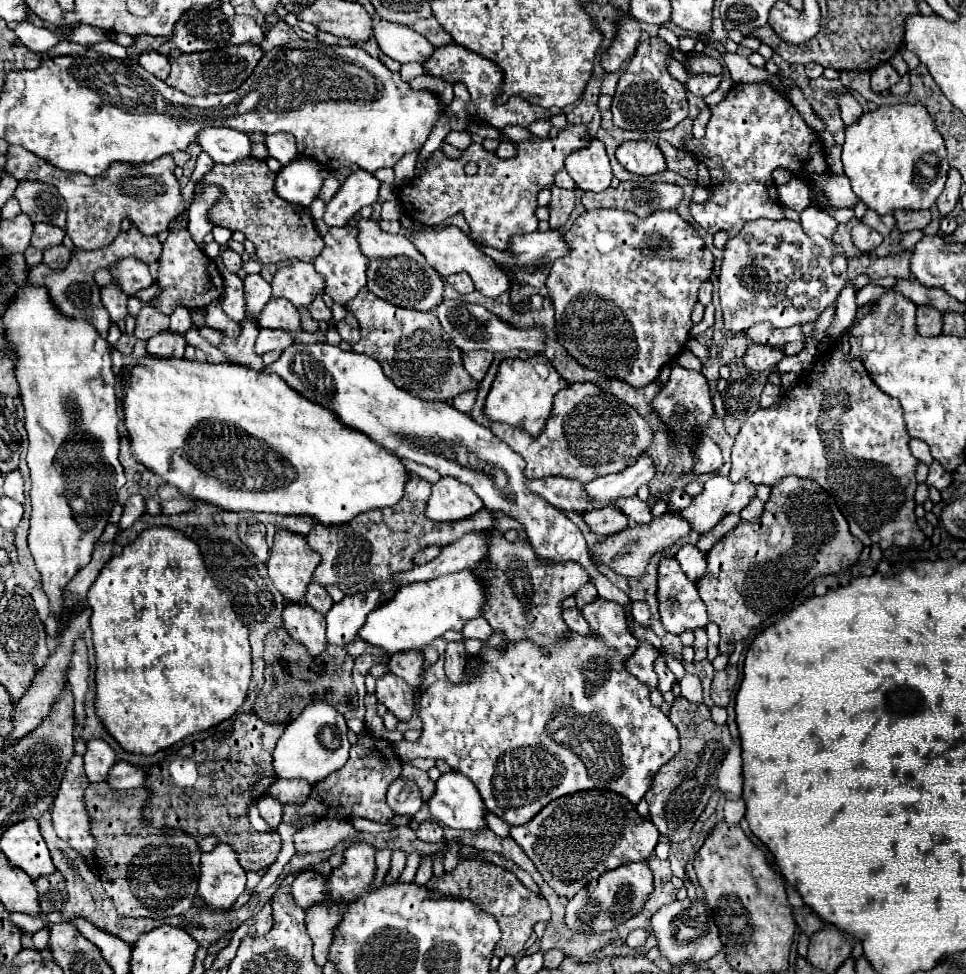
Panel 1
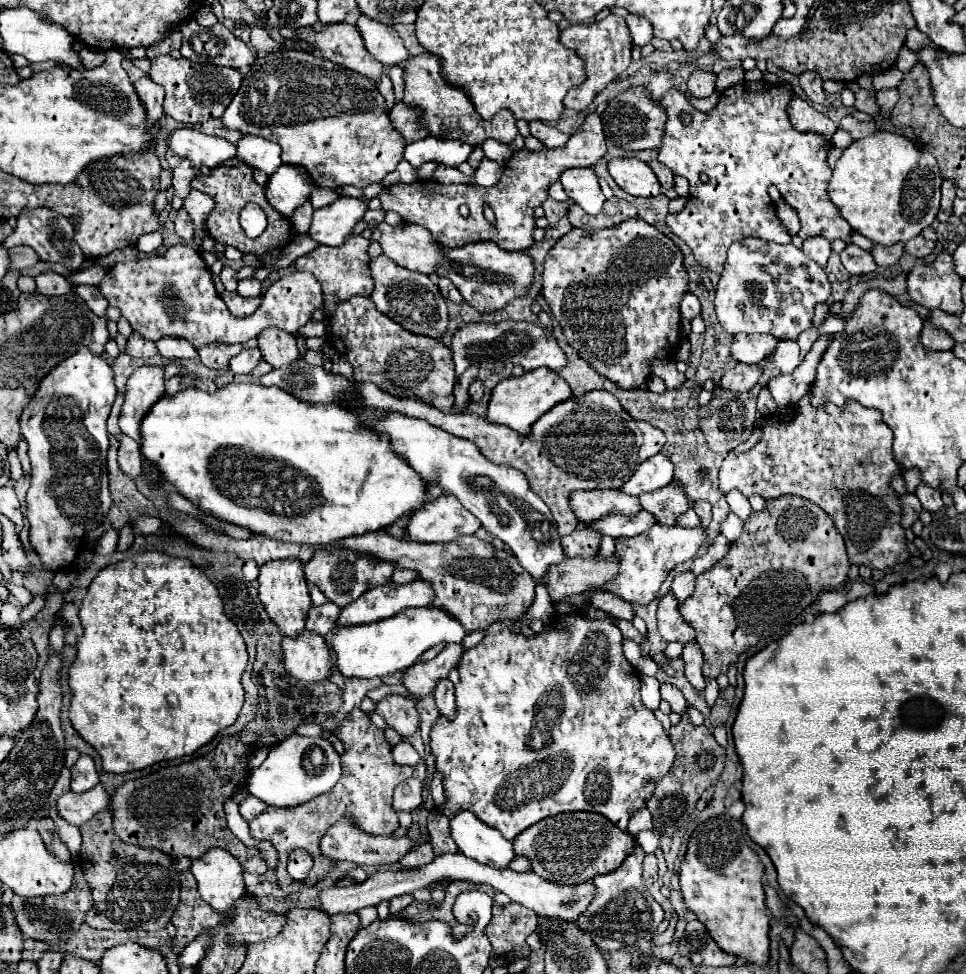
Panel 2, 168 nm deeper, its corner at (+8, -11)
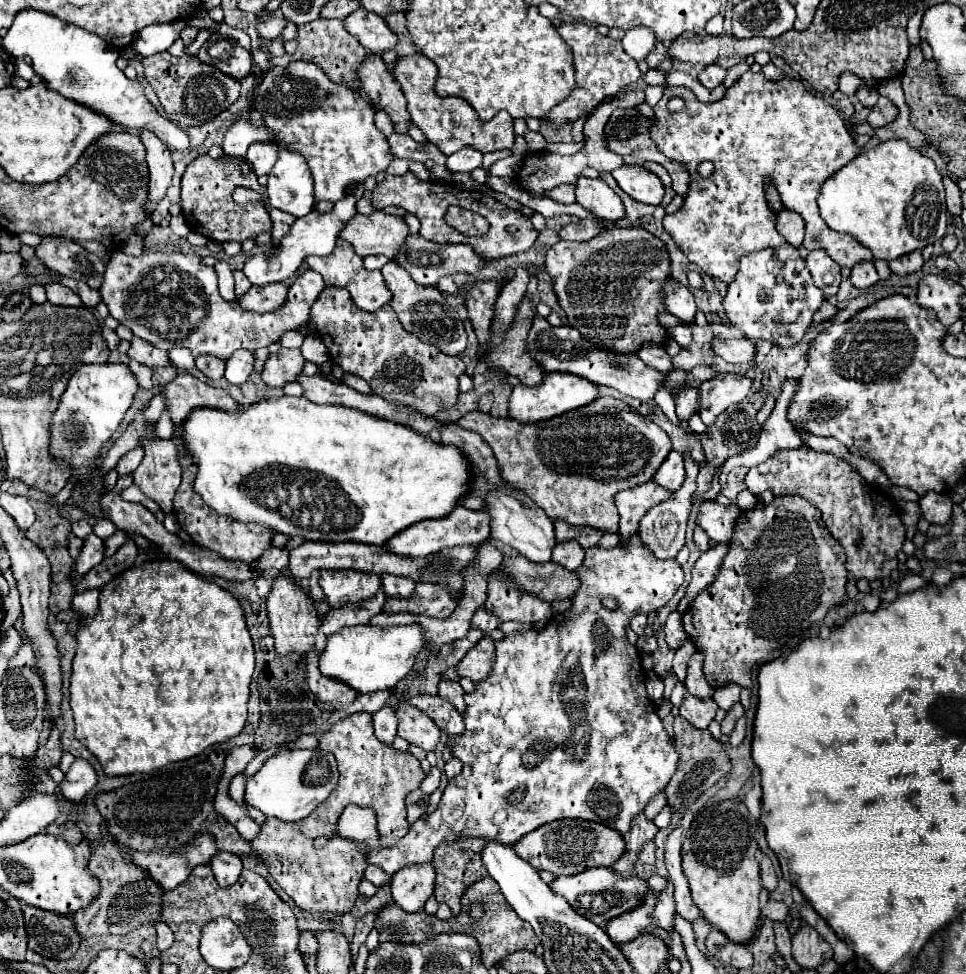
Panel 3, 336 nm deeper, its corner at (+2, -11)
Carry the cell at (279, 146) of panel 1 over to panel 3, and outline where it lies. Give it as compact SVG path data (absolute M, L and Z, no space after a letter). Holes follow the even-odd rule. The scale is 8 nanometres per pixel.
M254 142L246 152L246 160L250 162L252 170L258 176L270 174L276 158L278 158L278 144L274 142Z

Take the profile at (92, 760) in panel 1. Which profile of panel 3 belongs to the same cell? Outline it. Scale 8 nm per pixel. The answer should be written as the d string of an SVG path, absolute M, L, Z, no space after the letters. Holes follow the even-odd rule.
M78 758L70 766L70 770L60 786L60 792L64 794L64 798L68 798L72 802L80 802L94 790L96 782L98 782L98 776L96 776L92 764L88 760Z

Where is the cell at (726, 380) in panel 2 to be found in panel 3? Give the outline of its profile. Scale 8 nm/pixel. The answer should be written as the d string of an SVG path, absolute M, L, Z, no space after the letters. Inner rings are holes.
M722 372L712 380L702 382L700 386L700 418L706 426L712 426L716 416L724 412L730 404L742 402L752 388L752 378L734 374L734 372Z

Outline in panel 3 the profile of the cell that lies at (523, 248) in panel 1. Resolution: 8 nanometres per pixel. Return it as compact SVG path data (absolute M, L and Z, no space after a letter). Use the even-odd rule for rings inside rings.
M414 234L406 240L406 250L398 256L396 264L404 266L418 284L432 284L434 286L434 284L438 284L438 280L442 276L454 276L458 272L466 272L470 276L476 276L488 262L470 244L434 244L426 238L422 238L420 234Z

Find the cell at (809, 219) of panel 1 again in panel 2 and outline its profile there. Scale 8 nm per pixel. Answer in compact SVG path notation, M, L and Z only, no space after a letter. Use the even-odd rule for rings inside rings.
M808 238L808 242L804 242L804 246L802 246L802 252L822 268L826 266L826 262L832 254L830 242L826 238Z

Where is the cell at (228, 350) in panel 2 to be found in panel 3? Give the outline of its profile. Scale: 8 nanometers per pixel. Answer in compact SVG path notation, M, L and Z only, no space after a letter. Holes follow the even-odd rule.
M198 356L196 366L210 380L220 380L224 376L224 360L220 360L216 356Z

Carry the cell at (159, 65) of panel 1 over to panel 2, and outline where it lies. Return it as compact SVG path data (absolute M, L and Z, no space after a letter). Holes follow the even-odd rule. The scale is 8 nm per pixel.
M148 76L136 80L134 88L136 88L136 94L138 94L144 110L146 110L146 122L148 122L148 126L152 126L164 114L164 110L162 110L164 90L162 90L162 86L152 84L152 80Z

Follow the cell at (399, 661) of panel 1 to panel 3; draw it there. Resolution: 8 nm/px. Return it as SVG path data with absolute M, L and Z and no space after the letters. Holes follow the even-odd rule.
M486 636L474 648L470 648L468 654L458 662L456 674L460 678L466 676L472 682L480 682L488 676L492 660L494 660L494 640Z

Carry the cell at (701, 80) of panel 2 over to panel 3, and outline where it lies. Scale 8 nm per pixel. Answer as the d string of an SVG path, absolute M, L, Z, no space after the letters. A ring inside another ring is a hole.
M710 64L698 74L698 80L706 88L716 88L716 86L720 86L724 82L724 76L726 76L724 68L720 68L718 64Z

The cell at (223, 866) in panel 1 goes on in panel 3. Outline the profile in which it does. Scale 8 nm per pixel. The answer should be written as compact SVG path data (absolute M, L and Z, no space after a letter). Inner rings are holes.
M218 852L210 860L210 868L214 872L214 878L216 878L218 886L230 888L238 880L238 876L242 872L242 860L236 854Z

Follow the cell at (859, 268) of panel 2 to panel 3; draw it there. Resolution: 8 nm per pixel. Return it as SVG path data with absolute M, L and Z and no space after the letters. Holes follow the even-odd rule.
M858 262L858 266L854 266L854 270L850 274L850 280L858 288L868 288L878 282L878 272L872 262Z

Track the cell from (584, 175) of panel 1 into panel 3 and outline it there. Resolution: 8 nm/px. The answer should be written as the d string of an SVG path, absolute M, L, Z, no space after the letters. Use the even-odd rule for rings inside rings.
M580 176L578 182L576 182L576 202L586 208L588 212L596 214L598 218L604 218L604 220L610 220L610 222L616 222L618 218L624 216L624 206L622 206L622 200L618 198L618 194L602 180L602 178L586 178L586 176Z

